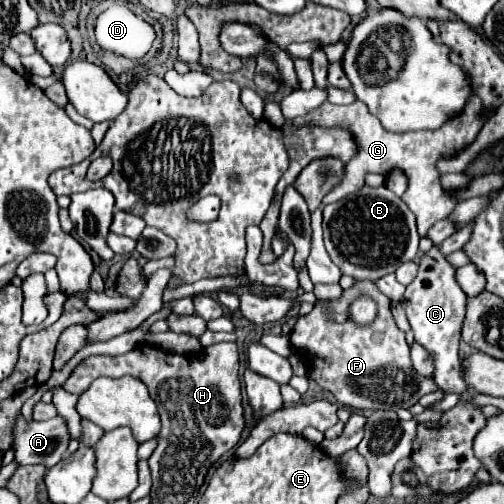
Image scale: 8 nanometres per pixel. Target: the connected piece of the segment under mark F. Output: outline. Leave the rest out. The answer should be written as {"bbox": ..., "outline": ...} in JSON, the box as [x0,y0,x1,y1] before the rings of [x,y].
{"bbox":[289,280,437,410],"outline":[[[357,280],[349,290],[343,290],[339,300],[329,302],[329,308],[333,312],[347,312],[349,304],[359,296],[365,294],[371,296],[377,304],[379,304],[379,316],[371,326],[357,326],[353,322],[343,322],[337,324],[335,320],[331,320],[325,312],[321,312],[321,302],[315,304],[315,308],[307,314],[301,316],[289,336],[291,346],[297,352],[305,352],[309,356],[311,368],[309,368],[309,378],[313,378],[323,390],[331,392],[341,404],[351,406],[351,408],[359,408],[359,410],[399,410],[399,408],[411,408],[413,404],[419,402],[421,396],[437,390],[437,384],[433,378],[423,378],[419,376],[413,366],[411,366],[411,358],[409,358],[409,346],[405,342],[405,332],[401,332],[391,316],[391,306],[389,306],[389,298],[385,298],[385,294],[381,294],[381,290],[377,290],[377,286],[373,282],[361,282]]]}

